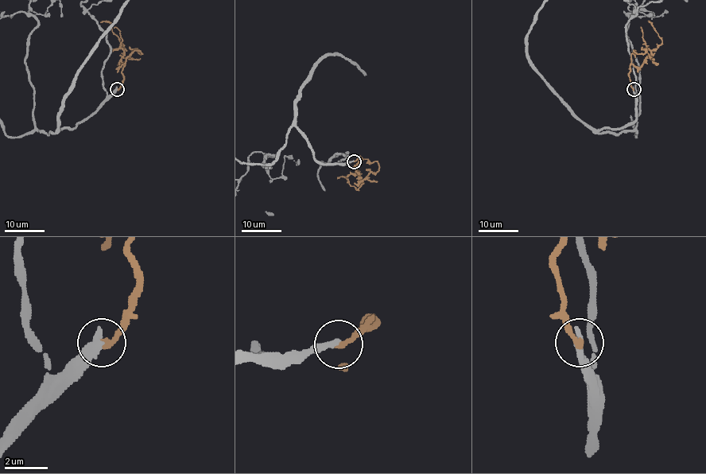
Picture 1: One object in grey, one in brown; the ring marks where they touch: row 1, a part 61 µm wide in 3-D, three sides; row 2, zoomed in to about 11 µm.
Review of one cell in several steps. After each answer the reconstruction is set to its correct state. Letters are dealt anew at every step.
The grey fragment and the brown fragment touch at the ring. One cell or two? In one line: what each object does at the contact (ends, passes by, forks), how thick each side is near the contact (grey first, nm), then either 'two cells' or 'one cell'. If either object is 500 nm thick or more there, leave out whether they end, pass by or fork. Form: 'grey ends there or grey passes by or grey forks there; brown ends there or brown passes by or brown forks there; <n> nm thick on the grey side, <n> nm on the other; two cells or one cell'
grey ends there; brown ends there; 360 nm thick on the grey side, 280 nm on the other; two cells

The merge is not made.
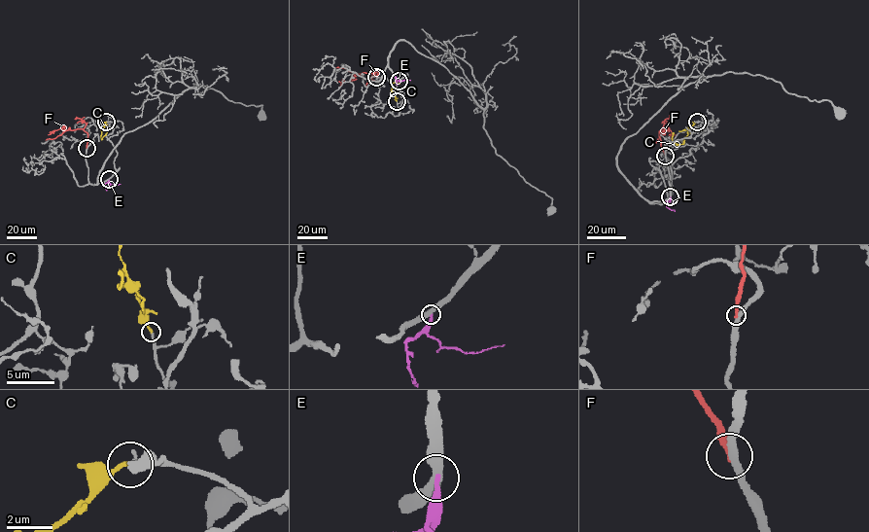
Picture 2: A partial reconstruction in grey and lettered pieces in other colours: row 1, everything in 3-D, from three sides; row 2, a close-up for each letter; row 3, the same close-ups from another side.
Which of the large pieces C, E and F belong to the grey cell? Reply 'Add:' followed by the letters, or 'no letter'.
Add: C

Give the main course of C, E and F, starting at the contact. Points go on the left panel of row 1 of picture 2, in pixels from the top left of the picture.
C: (106, 122), (101, 139), (109, 130)
E: (109, 179), (105, 184), (107, 191)
F: (86, 148), (87, 134), (82, 128), (64, 131), (61, 127), (48, 134)

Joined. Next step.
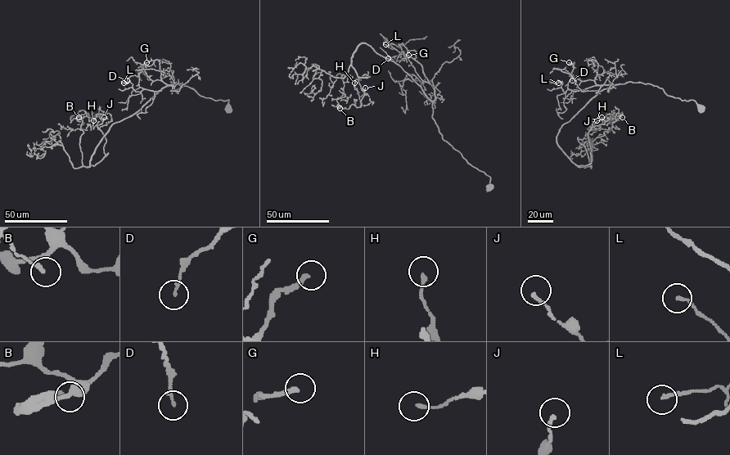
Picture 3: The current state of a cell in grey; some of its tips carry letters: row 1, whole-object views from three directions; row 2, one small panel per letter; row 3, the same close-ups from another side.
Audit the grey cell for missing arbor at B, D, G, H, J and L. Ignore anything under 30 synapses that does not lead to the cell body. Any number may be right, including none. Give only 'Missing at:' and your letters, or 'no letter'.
Missing at: G

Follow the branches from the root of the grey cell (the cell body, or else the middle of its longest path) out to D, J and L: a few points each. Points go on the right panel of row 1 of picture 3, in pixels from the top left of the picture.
D: (700, 108), (692, 100), (673, 97), (651, 84), (628, 82), (573, 91), (567, 88), (570, 74), (572, 80)
J: (700, 108), (651, 84), (601, 90), (556, 136), (578, 165), (591, 162), (588, 132), (605, 123), (601, 117)
L: (700, 108), (692, 100), (673, 97), (651, 84), (628, 82), (564, 92), (561, 87), (562, 82), (558, 83)

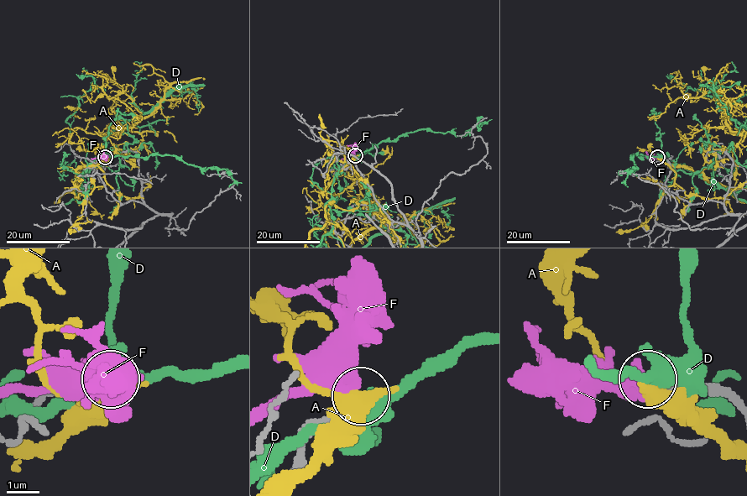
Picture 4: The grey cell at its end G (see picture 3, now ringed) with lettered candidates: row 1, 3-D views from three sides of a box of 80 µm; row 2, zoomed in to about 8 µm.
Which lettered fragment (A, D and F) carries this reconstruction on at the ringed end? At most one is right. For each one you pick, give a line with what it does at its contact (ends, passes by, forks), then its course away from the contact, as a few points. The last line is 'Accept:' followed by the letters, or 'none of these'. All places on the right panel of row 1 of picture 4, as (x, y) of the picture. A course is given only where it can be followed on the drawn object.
Accept: none of these

